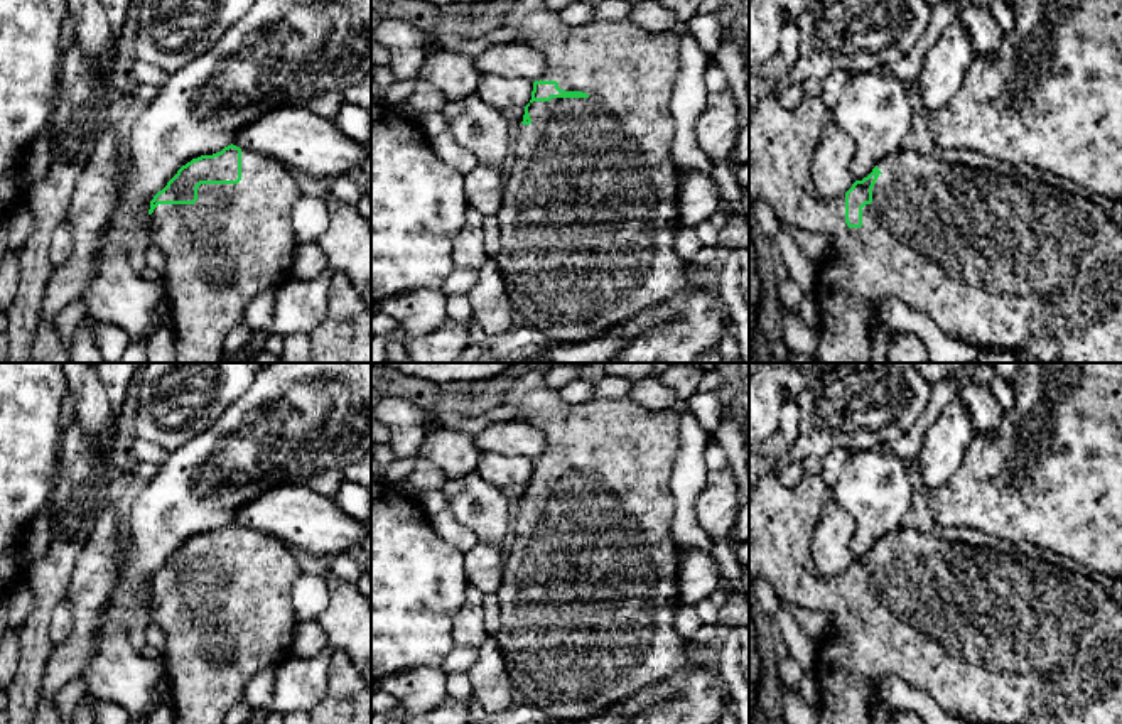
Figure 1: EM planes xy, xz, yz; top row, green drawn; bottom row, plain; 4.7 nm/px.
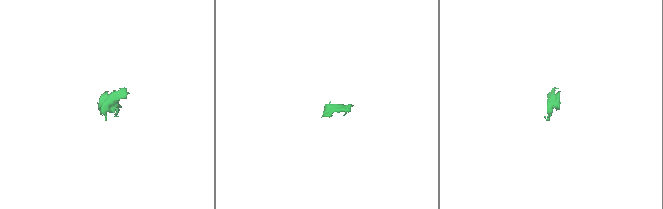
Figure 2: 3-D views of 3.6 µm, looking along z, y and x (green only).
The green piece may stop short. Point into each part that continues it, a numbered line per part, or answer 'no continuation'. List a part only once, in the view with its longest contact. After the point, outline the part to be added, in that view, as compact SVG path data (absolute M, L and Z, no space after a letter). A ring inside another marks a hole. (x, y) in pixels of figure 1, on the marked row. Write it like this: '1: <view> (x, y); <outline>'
1: xz (587, 223); M516 0L501 27L513 27L516 42L545 56L542 81L557 81L564 91L589 95L530 103L531 123L516 130L515 162L496 214L499 251L493 258L515 314L560 346L580 344L628 322L643 309L687 294L702 278L700 268L683 262L673 248L680 228L677 199L682 179L672 159L675 122L670 105L680 73L680 37L672 30L653 34L629 19L570 27L545 0Z

